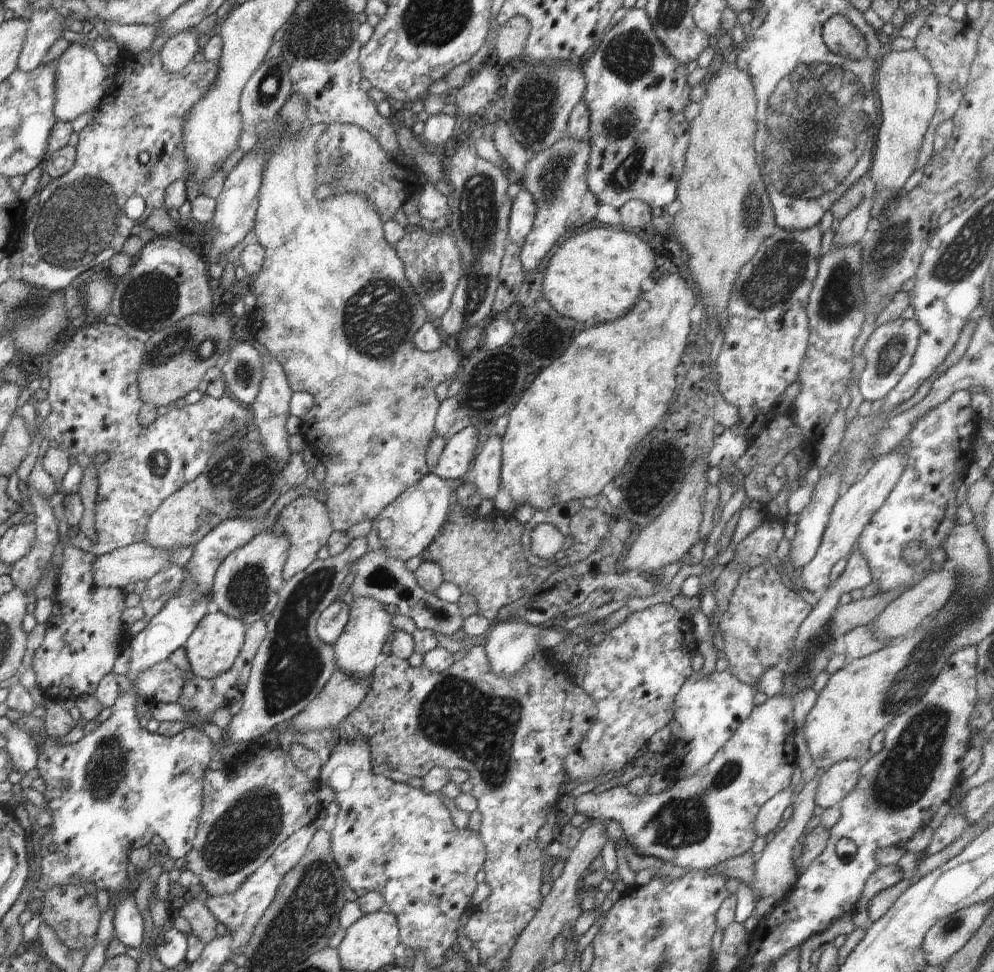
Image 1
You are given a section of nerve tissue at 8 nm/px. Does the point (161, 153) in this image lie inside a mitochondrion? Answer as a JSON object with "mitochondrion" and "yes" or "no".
{"mitochondrion":"no"}

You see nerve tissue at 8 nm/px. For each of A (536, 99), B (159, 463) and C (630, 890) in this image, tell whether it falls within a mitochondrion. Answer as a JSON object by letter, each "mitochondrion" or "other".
{"A":"mitochondrion","B":"mitochondrion","C":"other"}

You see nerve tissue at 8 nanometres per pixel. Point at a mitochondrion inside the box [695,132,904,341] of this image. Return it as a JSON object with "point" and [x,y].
{"point":[777,272]}

